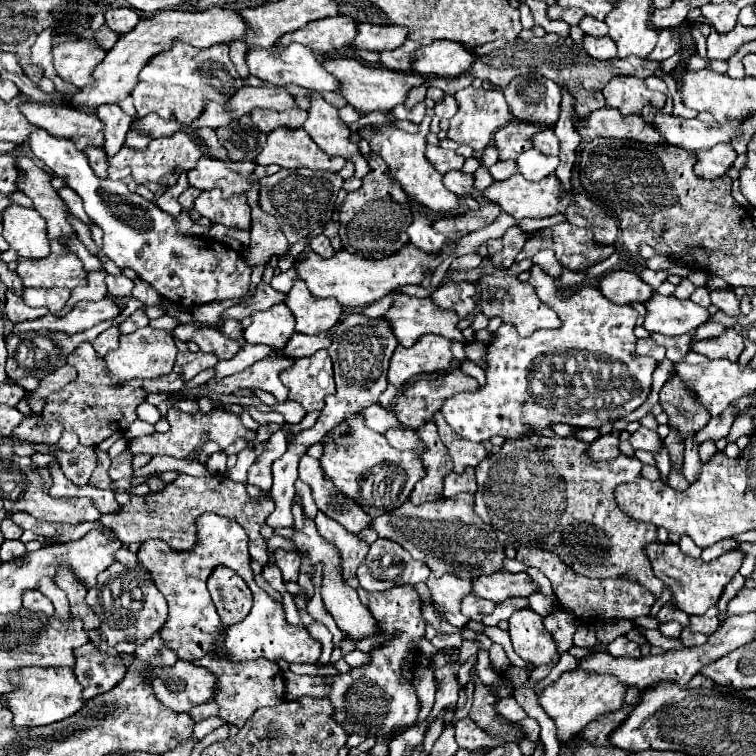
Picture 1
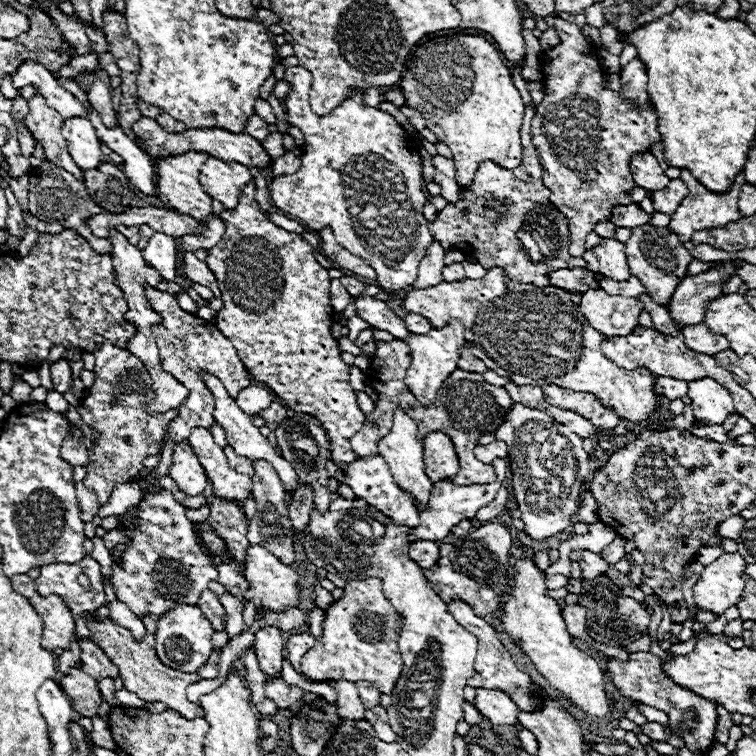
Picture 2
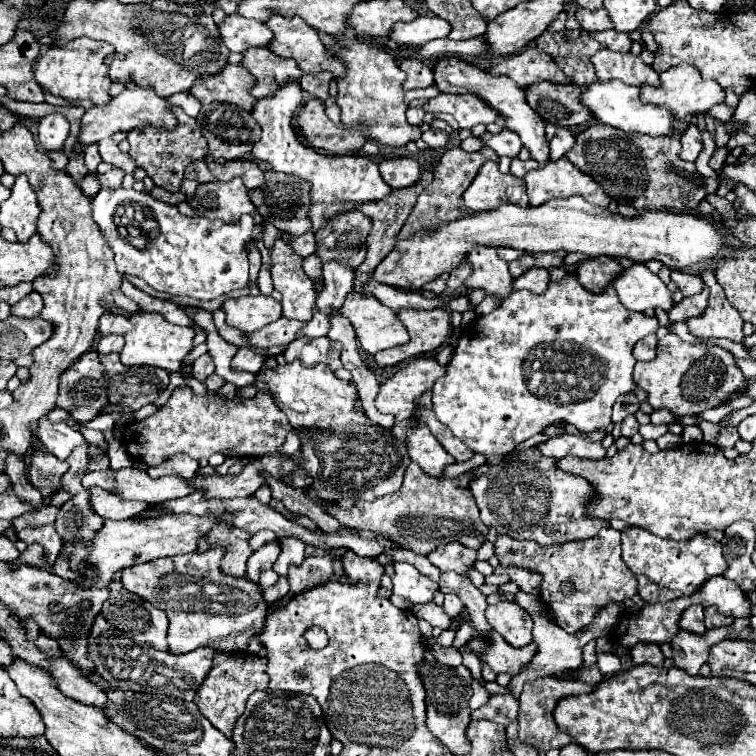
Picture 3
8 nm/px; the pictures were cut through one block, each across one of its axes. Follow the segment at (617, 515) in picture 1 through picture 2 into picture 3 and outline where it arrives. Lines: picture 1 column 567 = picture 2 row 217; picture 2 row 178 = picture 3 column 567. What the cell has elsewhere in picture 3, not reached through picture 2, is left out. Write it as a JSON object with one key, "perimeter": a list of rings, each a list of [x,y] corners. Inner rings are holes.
{"perimeter":[[[512,450],[502,464],[490,466],[488,472],[470,482],[470,490],[480,508],[486,526],[496,528],[516,540],[532,540],[538,546],[554,546],[594,538],[600,528],[610,526],[608,520],[588,516],[588,502],[596,498],[596,490],[580,476],[570,476],[558,468],[558,460],[546,458],[540,450]]]}

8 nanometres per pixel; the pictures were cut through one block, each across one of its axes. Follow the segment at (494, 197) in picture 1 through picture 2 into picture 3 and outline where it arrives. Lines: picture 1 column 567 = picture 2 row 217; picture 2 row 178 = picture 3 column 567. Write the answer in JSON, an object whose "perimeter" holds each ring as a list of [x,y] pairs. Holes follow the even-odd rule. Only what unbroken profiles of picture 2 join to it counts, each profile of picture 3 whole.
{"perimeter":[[[568,158],[558,162],[546,162],[540,170],[528,172],[524,176],[526,192],[530,198],[530,206],[538,206],[550,198],[570,198],[582,196],[594,206],[606,208],[610,198],[602,194],[602,188],[590,180],[590,176],[582,174]]]}

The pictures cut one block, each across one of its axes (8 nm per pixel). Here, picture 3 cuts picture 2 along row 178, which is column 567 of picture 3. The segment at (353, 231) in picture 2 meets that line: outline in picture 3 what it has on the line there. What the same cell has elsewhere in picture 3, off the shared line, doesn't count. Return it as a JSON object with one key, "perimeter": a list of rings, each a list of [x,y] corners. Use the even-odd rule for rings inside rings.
{"perimeter":[[[568,274],[562,280],[550,280],[548,290],[542,292],[542,294],[532,294],[528,290],[516,290],[516,292],[510,294],[510,298],[506,298],[506,302],[502,302],[502,306],[498,306],[496,310],[492,310],[486,316],[478,316],[476,320],[472,320],[464,328],[464,332],[460,336],[460,342],[458,342],[458,346],[454,350],[454,356],[452,356],[450,364],[446,366],[446,376],[440,378],[432,388],[432,404],[434,404],[432,410],[434,410],[436,418],[444,426],[448,426],[452,430],[452,434],[456,438],[460,438],[476,454],[484,454],[490,464],[498,464],[504,454],[514,450],[520,442],[528,440],[530,436],[540,434],[546,426],[554,424],[556,420],[572,424],[580,432],[592,432],[596,428],[608,428],[612,424],[610,412],[612,412],[612,406],[614,406],[616,398],[622,396],[622,394],[628,394],[630,390],[636,388],[636,384],[632,380],[632,368],[636,364],[636,360],[632,356],[632,348],[640,338],[644,338],[648,334],[654,334],[656,330],[658,330],[658,320],[654,316],[648,318],[648,316],[644,316],[640,312],[626,310],[624,304],[618,300],[616,290],[612,286],[606,288],[606,292],[602,292],[602,294],[590,294],[590,292],[586,292],[586,288],[578,282],[578,278],[574,274]]]}

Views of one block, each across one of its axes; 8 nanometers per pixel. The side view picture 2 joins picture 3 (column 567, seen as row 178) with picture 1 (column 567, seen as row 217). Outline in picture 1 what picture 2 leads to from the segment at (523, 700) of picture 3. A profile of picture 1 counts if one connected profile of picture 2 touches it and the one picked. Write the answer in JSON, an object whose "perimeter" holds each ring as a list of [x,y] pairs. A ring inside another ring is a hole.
{"perimeter":[[[576,668],[576,670],[564,672],[556,682],[540,690],[538,702],[548,712],[548,716],[554,720],[558,728],[556,732],[558,740],[566,742],[574,738],[574,734],[578,734],[588,722],[596,720],[598,716],[620,710],[622,700],[624,700],[624,690],[626,686],[620,684],[620,680],[610,674],[586,674],[584,670]]]}

